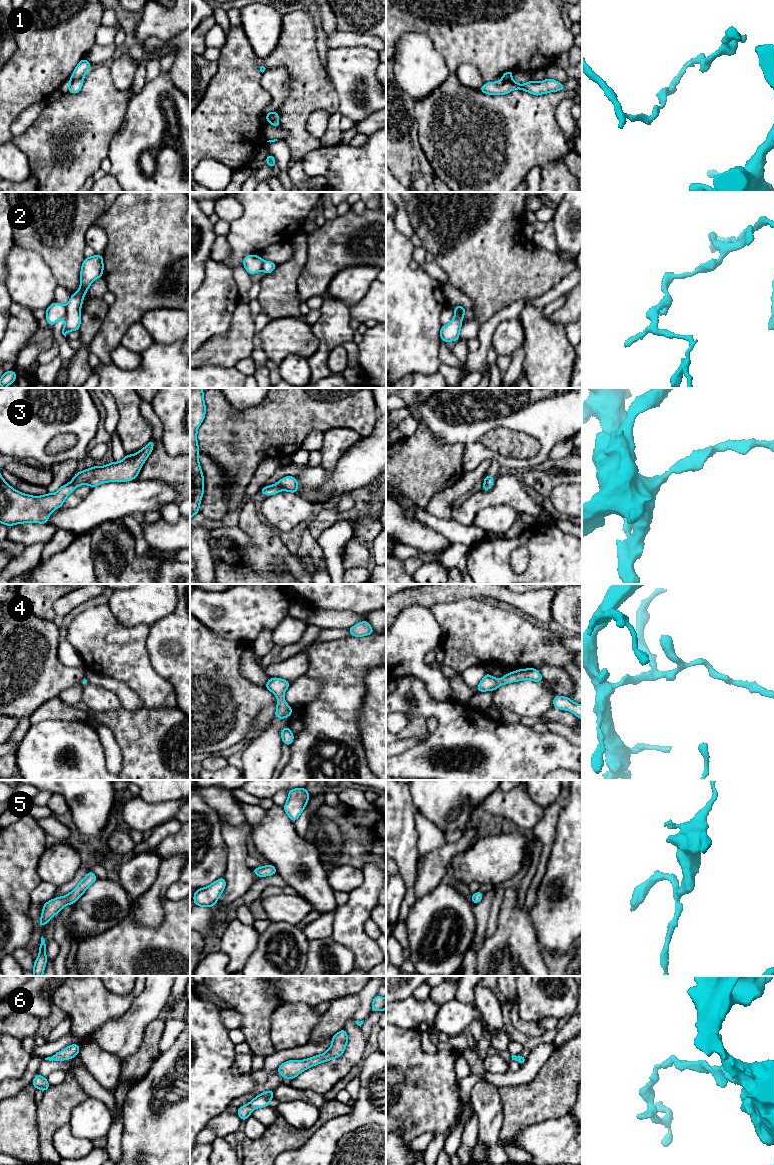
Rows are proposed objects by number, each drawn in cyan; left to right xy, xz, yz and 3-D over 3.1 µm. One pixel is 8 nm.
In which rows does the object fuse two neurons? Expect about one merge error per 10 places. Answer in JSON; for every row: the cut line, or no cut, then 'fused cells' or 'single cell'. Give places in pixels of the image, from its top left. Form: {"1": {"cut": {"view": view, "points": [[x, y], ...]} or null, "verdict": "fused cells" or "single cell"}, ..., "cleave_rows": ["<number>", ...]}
{"1": {"cut": {"view": "xy", "points": [[82, 78], [70, 80]]}, "verdict": "fused cells"}, "2": {"cut": {"view": "xy", "points": [[66, 306], [64, 316]]}, "verdict": "fused cells"}, "3": {"cut": null, "verdict": "single cell"}, "4": {"cut": null, "verdict": "single cell"}, "5": {"cut": null, "verdict": "single cell"}, "6": {"cut": null, "verdict": "single cell"}, "cleave_rows": ["1", "2"]}

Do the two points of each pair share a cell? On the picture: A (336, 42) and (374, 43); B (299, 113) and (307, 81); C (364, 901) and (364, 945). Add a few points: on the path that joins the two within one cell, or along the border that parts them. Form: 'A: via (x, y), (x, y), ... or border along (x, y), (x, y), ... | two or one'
A: via (345, 40), (365, 40) | one
B: via (299, 105), (307, 96), (307, 89) | one
C: via (358, 912), (358, 934) | one

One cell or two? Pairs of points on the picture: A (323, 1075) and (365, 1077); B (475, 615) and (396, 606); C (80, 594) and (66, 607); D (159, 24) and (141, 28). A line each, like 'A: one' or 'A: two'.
A: two
B: two
C: one
D: one

